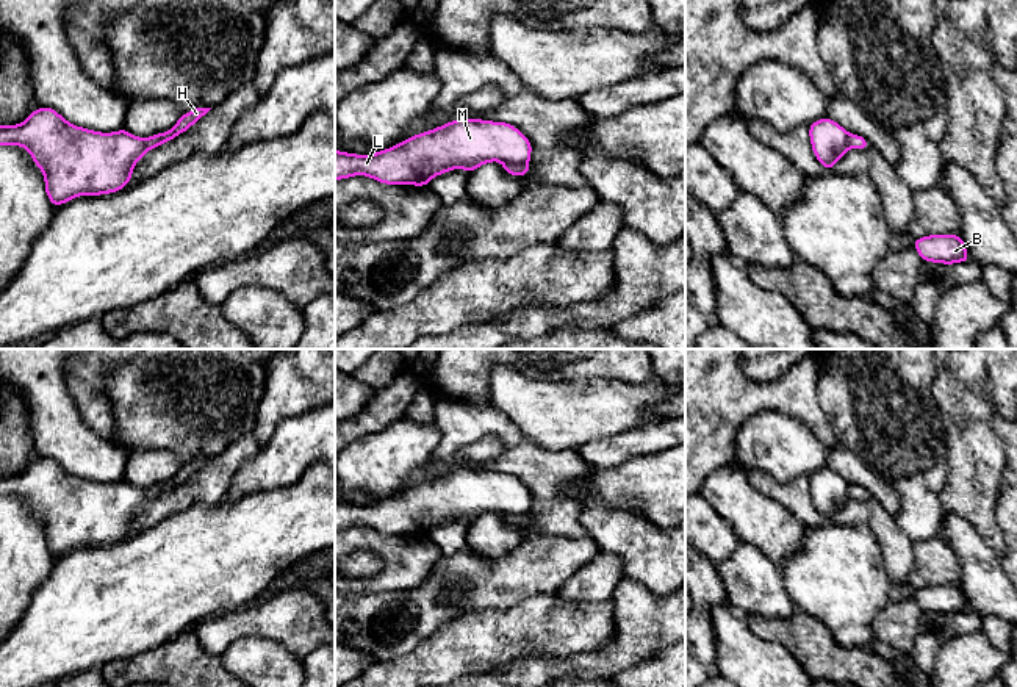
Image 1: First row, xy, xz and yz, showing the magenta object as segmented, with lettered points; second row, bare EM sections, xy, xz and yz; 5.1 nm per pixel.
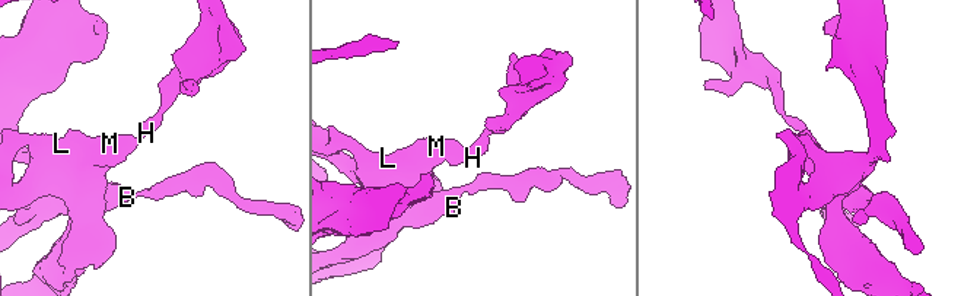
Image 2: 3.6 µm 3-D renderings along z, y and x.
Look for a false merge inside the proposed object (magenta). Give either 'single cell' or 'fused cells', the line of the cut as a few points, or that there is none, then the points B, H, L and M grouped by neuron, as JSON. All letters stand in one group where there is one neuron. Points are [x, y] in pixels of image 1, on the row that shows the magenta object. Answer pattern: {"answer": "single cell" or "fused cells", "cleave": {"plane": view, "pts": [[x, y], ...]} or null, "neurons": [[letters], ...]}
{"answer": "fused cells", "cleave": {"plane": "xz", "pts": [[526, 160], [504, 163]]}, "neurons": [["B", "L", "M"], ["H"]]}

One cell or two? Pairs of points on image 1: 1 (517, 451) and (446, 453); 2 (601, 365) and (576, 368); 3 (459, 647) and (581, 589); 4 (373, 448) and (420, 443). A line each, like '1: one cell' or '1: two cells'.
1: one cell
2: one cell
3: two cells
4: one cell

